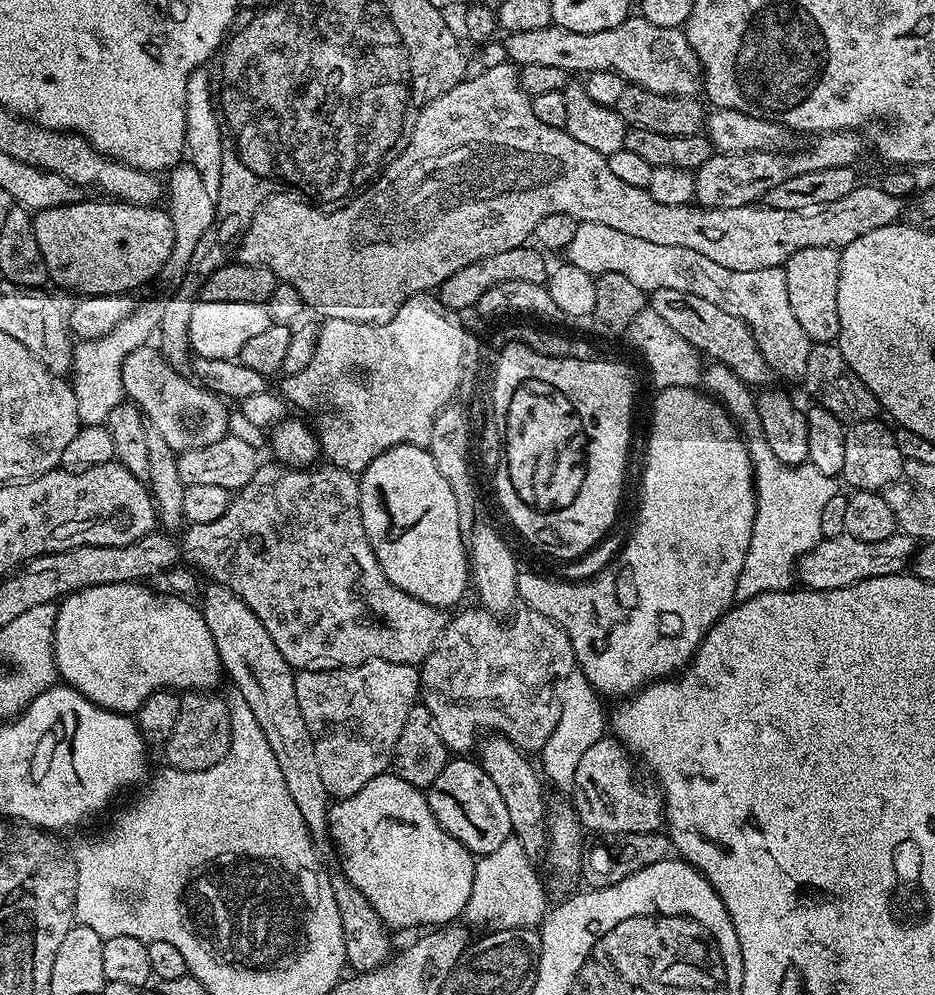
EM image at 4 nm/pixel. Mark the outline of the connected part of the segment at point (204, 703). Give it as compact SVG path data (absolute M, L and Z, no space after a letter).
M184 692L180 696L178 722L174 725L174 734L170 734L162 752L168 755L166 764L169 768L177 768L183 772L210 770L216 762L222 762L226 758L231 741L232 723L227 699L219 700L212 692Z

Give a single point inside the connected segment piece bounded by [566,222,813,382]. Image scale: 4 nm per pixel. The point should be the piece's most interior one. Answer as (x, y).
(759, 297)

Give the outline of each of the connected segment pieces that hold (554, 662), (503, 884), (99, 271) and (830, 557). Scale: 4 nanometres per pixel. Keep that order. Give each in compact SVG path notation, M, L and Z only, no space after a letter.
M476 606L468 608L465 612L457 611L448 621L448 625L442 630L438 642L434 642L434 650L419 665L420 669L420 695L419 699L430 710L432 715L432 725L438 730L442 742L448 747L449 753L468 754L468 752L477 747L478 737L484 734L499 734L506 737L510 742L514 742L521 748L525 754L539 753L541 748L546 746L546 738L554 734L554 726L558 726L558 714L560 713L560 699L566 686L566 678L570 678L572 672L577 671L576 651L570 646L570 638L561 630L556 623L542 614L538 610L527 606L520 606L511 613L509 624L503 624L505 621L499 616L493 616L491 612L485 612L483 608Z
M510 838L498 846L490 854L479 857L476 860L476 869L474 870L474 886L470 890L470 898L464 907L463 919L469 925L485 924L485 929L495 930L498 928L536 928L543 924L545 916L550 911L548 896L544 893L546 889L545 881L536 873L533 859L528 857L526 850L522 850L522 842Z
M88 198L81 199L80 203L78 204L63 204L62 206L58 206L57 208L41 208L39 211L32 216L33 222L33 232L34 238L37 239L38 247L41 251L42 257L45 258L46 262L46 270L48 271L48 279L54 285L57 284L60 288L77 288L80 291L79 295L81 297L85 296L118 296L121 294L132 294L135 293L135 288L140 288L143 284L148 284L151 282L155 276L159 277L161 273L164 271L164 264L170 258L170 250L174 250L174 222L172 221L172 215L167 212L163 207L160 206L147 206L145 204L125 204L123 202L117 202L115 199L112 198L104 198L108 200L88 200Z
M897 534L882 542L858 542L850 535L821 538L808 553L798 561L798 580L805 588L814 590L838 590L857 584L866 578L899 576L909 567L914 556L912 537Z

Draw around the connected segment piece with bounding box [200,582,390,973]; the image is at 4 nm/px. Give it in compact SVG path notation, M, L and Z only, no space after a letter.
M212 582L204 592L204 598L200 601L200 609L206 618L206 626L210 626L210 634L214 638L214 646L218 650L220 667L232 679L235 691L250 706L254 713L254 719L258 726L262 726L262 734L266 734L266 742L270 742L270 751L274 752L274 758L278 758L278 767L282 769L282 779L286 782L286 790L290 790L290 798L294 798L299 812L302 814L302 822L306 822L306 830L312 839L312 845L316 853L320 855L322 866L330 878L330 886L334 886L334 902L338 902L338 914L342 914L342 934L346 946L346 964L353 973L373 972L382 964L387 964L390 959L388 952L389 929L378 918L378 914L368 902L366 896L344 877L344 871L340 869L340 858L336 849L332 847L332 837L328 835L328 810L330 797L326 785L322 783L322 774L318 770L318 758L314 755L314 738L310 738L310 726L306 726L306 718L302 718L302 709L298 706L298 694L296 693L296 672L282 658L278 646L266 634L266 626L258 622L254 610L248 606L230 589Z

